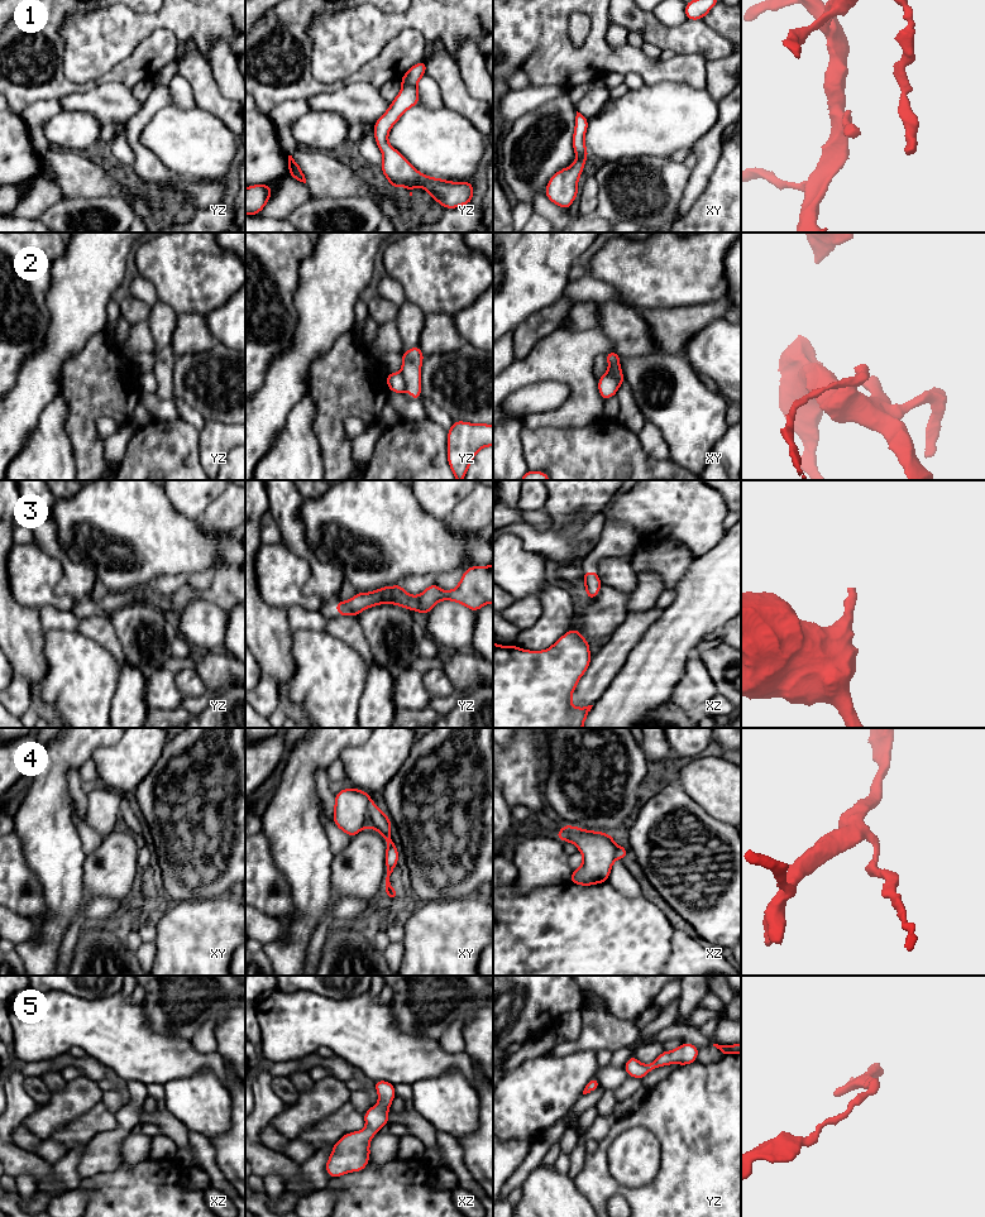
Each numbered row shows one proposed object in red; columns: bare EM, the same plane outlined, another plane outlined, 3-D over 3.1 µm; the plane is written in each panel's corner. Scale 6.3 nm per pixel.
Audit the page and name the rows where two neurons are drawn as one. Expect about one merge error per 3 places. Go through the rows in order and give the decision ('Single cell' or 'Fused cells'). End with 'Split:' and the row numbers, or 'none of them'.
1: Single cell
2: Fused cells
3: Single cell
4: Fused cells
5: Single cell
Split: 2, 4

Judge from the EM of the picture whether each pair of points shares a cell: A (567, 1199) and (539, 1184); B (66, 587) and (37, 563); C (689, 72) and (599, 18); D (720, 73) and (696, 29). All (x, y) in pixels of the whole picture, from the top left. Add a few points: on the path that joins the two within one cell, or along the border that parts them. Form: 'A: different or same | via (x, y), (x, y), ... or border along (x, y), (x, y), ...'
A: same | via (560, 1199), (554, 1199), (545, 1191)
B: different | border along (48, 555), (62, 566), (57, 589), (76, 602)
C: same | via (660, 70), (616, 60), (603, 47)
D: different | border along (727, 57), (708, 62)

